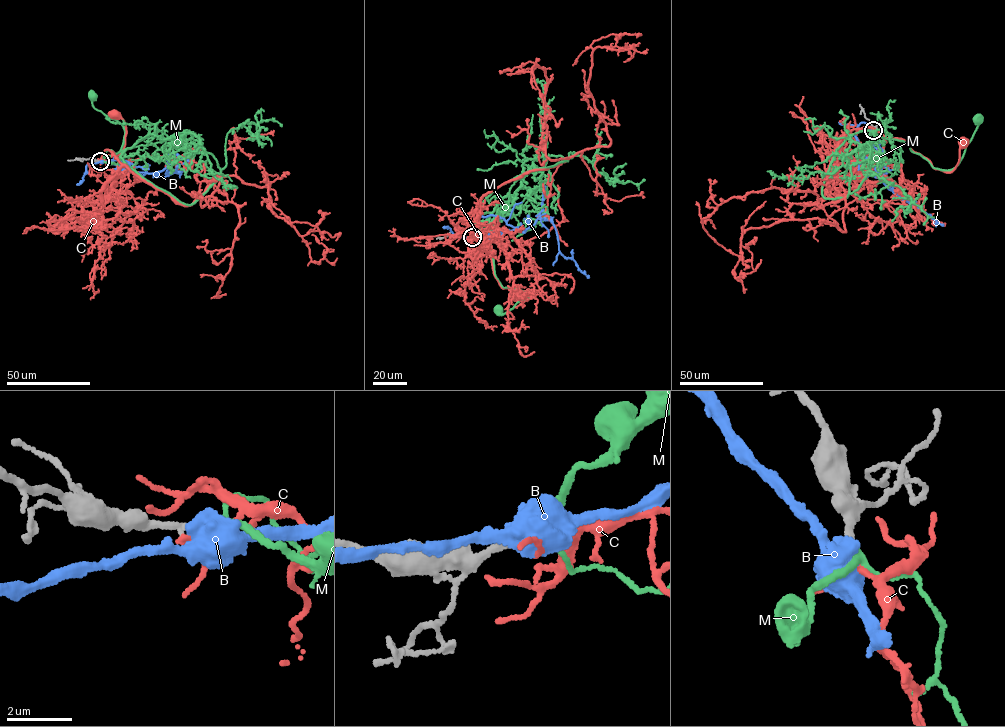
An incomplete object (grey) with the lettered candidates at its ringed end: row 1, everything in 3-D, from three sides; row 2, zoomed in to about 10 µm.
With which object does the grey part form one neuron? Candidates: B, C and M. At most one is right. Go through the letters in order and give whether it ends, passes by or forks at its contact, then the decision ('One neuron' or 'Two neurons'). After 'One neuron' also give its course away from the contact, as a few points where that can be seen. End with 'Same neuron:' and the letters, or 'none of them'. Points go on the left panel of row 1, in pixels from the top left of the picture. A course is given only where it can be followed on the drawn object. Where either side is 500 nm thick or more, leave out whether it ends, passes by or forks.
B: Two neurons
C: It passes by. Two neurons
M: It passes by. One neuron. Its course: (100, 161), (124, 157), (109, 149), (101, 159), (116, 155), (125, 135), (94, 107), (92, 95)
Same neuron: M

